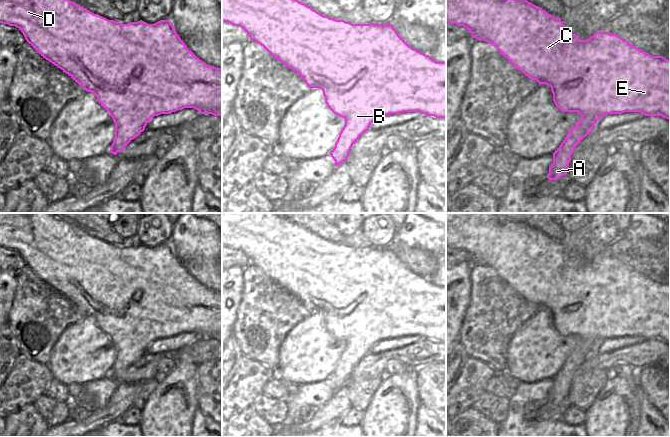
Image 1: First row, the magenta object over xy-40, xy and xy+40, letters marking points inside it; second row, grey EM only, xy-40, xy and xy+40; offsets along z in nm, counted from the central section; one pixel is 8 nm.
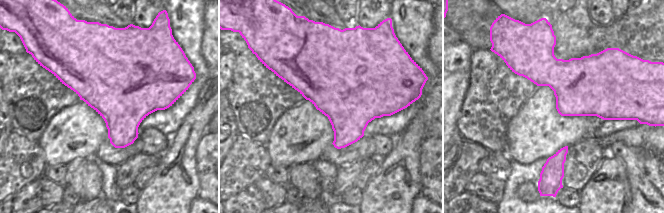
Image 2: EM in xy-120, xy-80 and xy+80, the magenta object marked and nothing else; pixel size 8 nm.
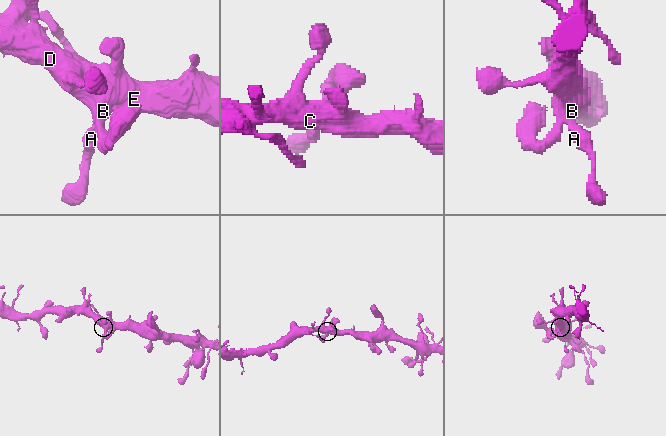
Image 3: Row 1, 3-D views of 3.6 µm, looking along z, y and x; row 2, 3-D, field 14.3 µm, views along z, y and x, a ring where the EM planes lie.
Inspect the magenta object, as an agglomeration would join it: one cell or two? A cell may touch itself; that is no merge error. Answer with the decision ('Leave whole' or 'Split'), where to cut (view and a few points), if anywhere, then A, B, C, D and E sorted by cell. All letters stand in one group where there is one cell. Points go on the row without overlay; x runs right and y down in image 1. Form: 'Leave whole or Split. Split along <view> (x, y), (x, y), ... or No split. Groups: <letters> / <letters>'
Leave whole. No split. Groups: A B C D E.

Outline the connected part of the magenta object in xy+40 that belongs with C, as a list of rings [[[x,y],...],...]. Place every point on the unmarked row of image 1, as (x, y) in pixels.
[[[446,213],[446,246],[464,250],[473,262],[492,268],[515,292],[539,308],[551,311],[553,325],[562,336],[578,336],[581,343],[569,354],[553,377],[547,402],[558,404],[567,398],[575,371],[593,354],[597,345],[608,338],[640,336],[670,344],[670,284],[652,280],[620,260],[596,256],[586,264],[570,258],[561,242],[556,242],[525,222],[504,222],[494,213]]]

